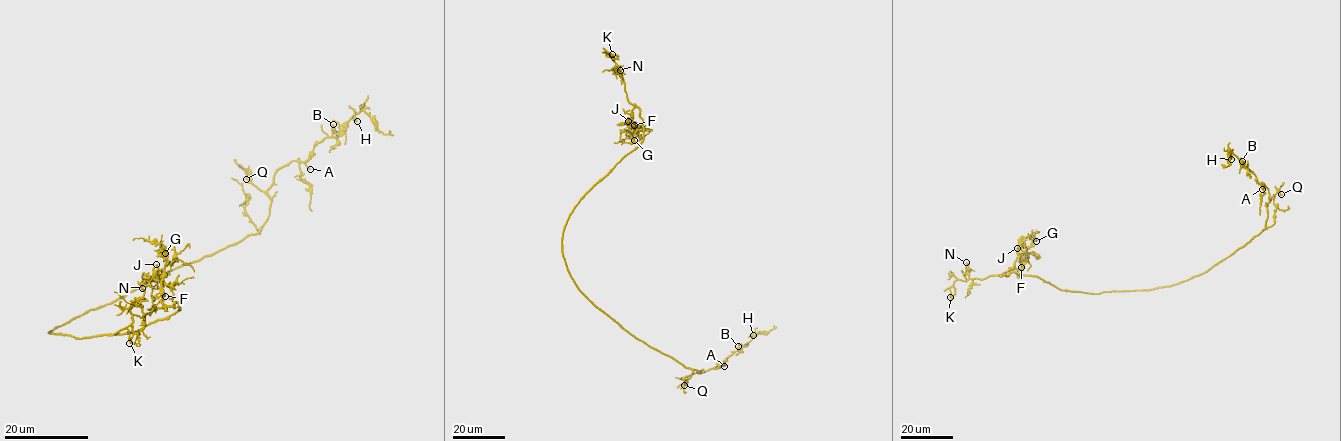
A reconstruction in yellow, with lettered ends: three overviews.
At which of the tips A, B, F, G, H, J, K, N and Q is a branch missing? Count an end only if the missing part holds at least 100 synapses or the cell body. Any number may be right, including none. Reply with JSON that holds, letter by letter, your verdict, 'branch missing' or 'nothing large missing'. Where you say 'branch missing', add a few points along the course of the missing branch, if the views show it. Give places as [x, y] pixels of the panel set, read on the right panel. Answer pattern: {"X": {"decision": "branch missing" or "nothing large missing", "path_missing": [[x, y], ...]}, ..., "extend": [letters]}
{"A": {"decision": "nothing large missing"}, "B": {"decision": "nothing large missing"}, "F": {"decision": "nothing large missing"}, "G": {"decision": "nothing large missing"}, "H": {"decision": "nothing large missing"}, "J": {"decision": "nothing large missing"}, "K": {"decision": "nothing large missing"}, "N": {"decision": "nothing large missing"}, "Q": {"decision": "nothing large missing"}, "extend": []}

